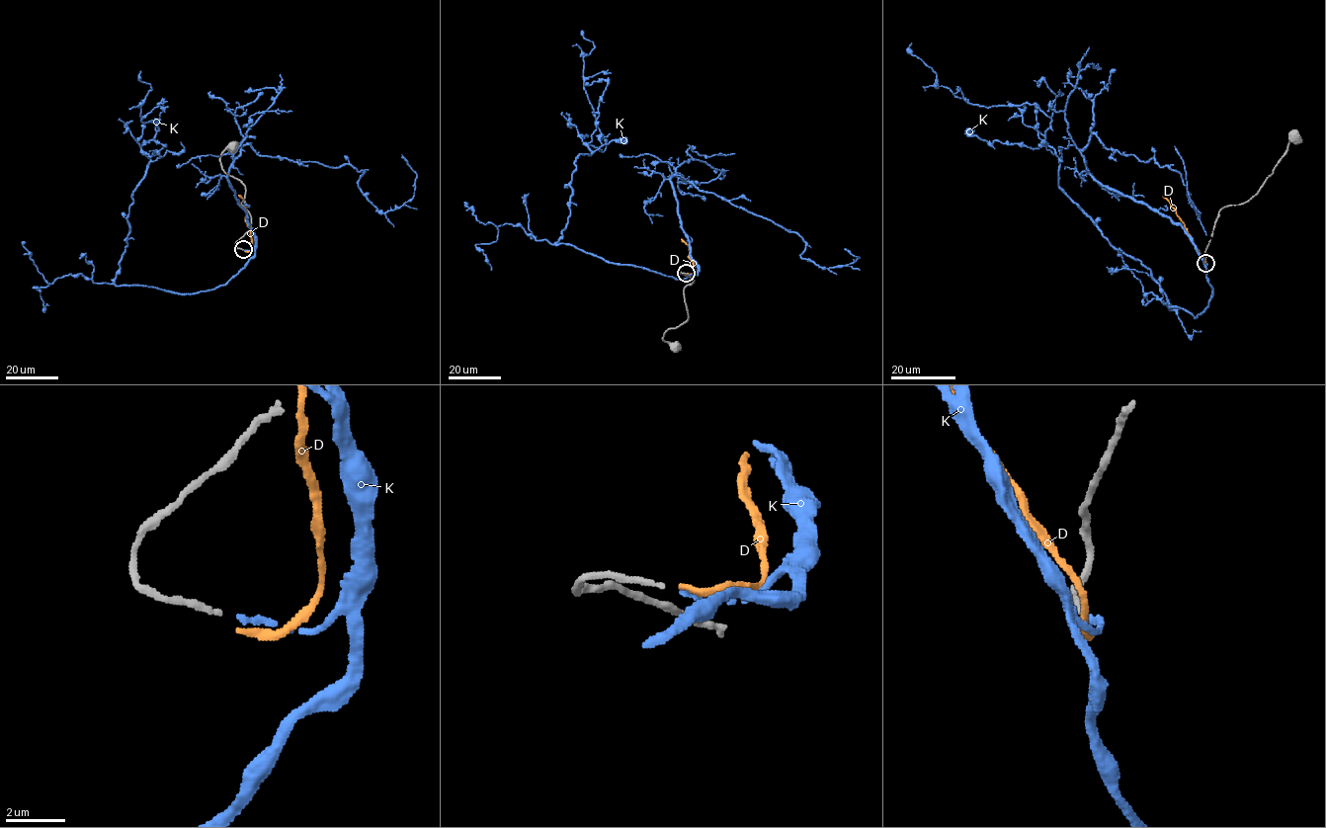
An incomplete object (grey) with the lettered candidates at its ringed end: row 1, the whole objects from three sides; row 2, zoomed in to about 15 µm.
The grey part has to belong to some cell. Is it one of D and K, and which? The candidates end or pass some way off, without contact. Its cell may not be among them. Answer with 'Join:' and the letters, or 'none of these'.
Join: K

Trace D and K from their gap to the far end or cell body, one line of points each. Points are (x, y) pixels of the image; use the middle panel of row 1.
D: (687, 273), (694, 273), (695, 268), (688, 257), (689, 247), (681, 238)
K: (687, 274), (556, 243), (575, 159), (602, 145), (583, 35)

